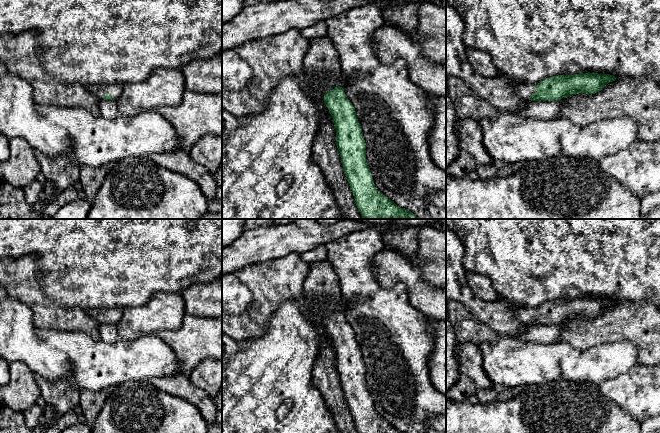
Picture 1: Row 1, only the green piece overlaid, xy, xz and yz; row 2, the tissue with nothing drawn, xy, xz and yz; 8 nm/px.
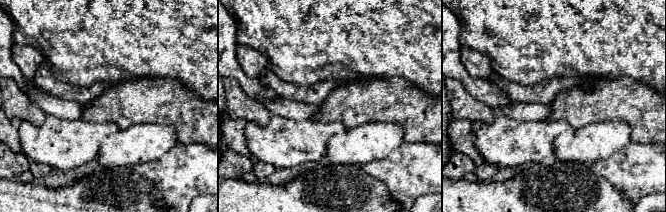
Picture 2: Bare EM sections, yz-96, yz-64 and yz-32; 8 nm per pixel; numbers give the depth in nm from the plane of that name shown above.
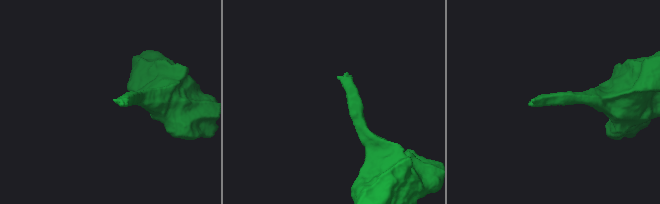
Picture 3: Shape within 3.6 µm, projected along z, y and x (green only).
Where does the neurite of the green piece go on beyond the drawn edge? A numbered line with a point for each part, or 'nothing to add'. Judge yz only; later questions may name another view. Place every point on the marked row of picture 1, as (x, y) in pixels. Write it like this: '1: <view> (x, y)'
1: yz (524, 90)

